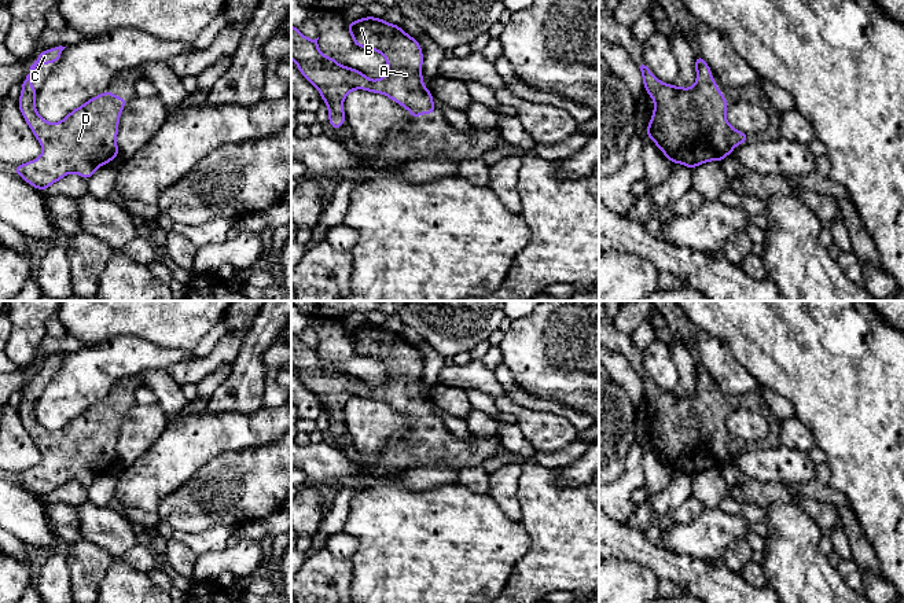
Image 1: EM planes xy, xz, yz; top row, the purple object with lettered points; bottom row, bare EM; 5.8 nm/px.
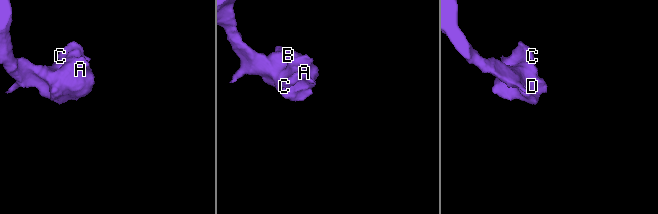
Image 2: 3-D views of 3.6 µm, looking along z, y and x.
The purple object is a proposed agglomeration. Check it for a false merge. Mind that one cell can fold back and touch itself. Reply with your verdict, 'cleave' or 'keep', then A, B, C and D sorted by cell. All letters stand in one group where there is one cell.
keep | A B C D

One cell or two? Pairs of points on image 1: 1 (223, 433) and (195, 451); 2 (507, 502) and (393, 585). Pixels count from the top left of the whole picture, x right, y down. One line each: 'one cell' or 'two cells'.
1: one cell
2: two cells

